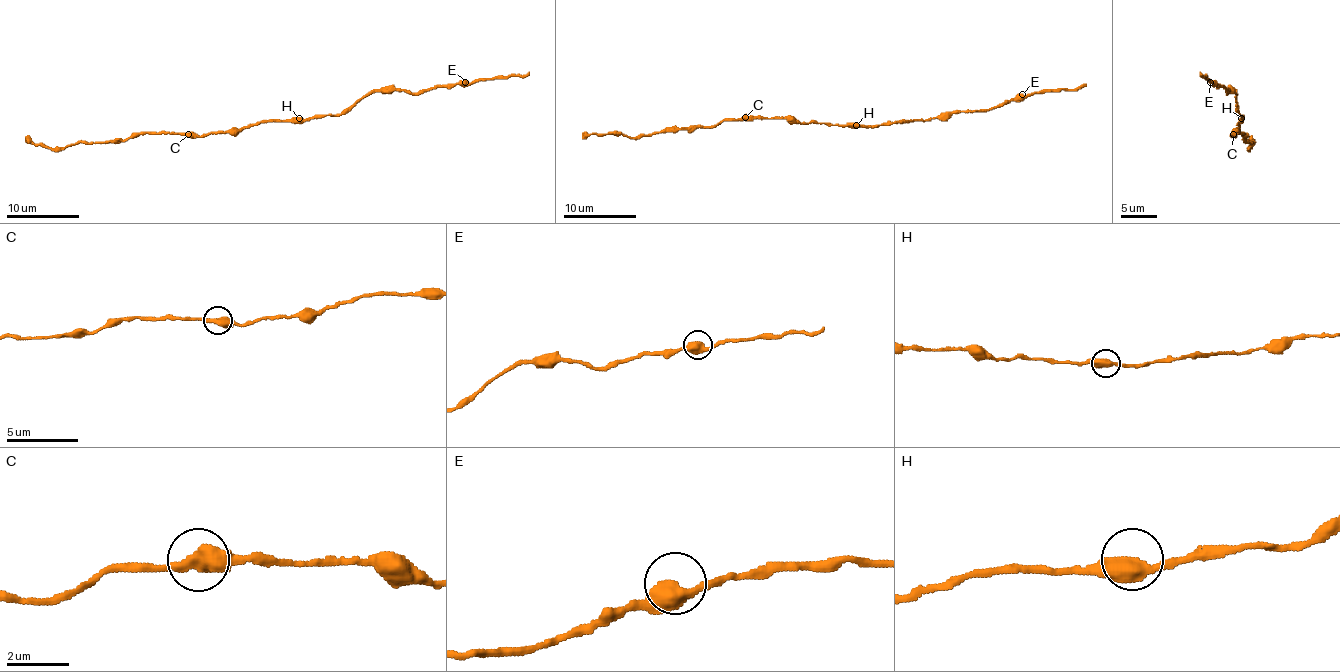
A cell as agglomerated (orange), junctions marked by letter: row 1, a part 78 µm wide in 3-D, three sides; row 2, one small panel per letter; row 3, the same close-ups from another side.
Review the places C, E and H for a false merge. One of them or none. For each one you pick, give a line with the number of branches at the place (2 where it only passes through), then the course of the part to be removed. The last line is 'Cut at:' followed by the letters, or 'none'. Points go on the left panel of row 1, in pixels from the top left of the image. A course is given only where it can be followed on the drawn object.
C: branches 2; course (188, 134), (134, 132), (125, 140), (54, 149), (34, 145), (25, 136)
Cut at: C

